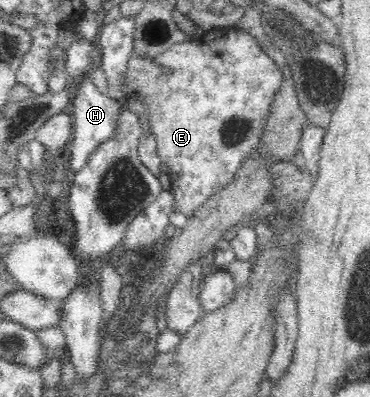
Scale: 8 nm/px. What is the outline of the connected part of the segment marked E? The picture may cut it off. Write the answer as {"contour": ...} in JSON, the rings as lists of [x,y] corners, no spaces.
{"contour":[[[234,27],[227,28],[213,28],[205,30],[200,37],[187,42],[179,42],[171,46],[164,54],[153,57],[153,61],[161,67],[172,70],[171,74],[167,76],[167,80],[155,80],[155,78],[147,78],[145,76],[145,60],[133,54],[128,66],[127,76],[125,76],[125,93],[127,93],[127,101],[129,99],[141,99],[143,104],[146,104],[147,111],[149,111],[149,125],[151,126],[150,132],[156,140],[156,152],[160,156],[160,162],[169,166],[167,174],[172,180],[171,193],[175,197],[173,204],[173,211],[181,212],[187,218],[191,218],[194,212],[205,202],[211,199],[211,196],[222,192],[231,182],[235,182],[235,173],[241,168],[242,162],[247,157],[256,157],[258,155],[258,146],[262,139],[267,118],[271,114],[271,105],[273,104],[279,88],[283,82],[283,74],[278,69],[277,64],[271,59],[264,50],[259,46],[258,42],[245,30],[237,29]]]}

